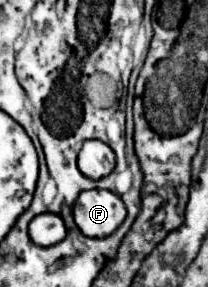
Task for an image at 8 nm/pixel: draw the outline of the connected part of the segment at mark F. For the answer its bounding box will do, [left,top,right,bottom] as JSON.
[73,190,125,238]

